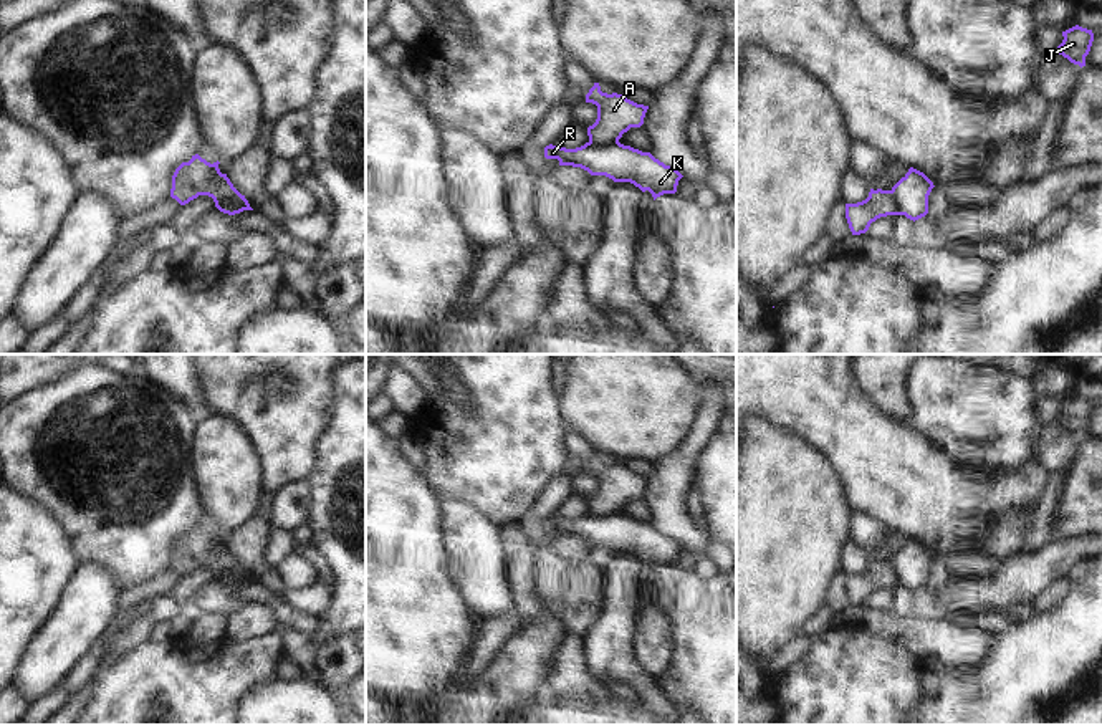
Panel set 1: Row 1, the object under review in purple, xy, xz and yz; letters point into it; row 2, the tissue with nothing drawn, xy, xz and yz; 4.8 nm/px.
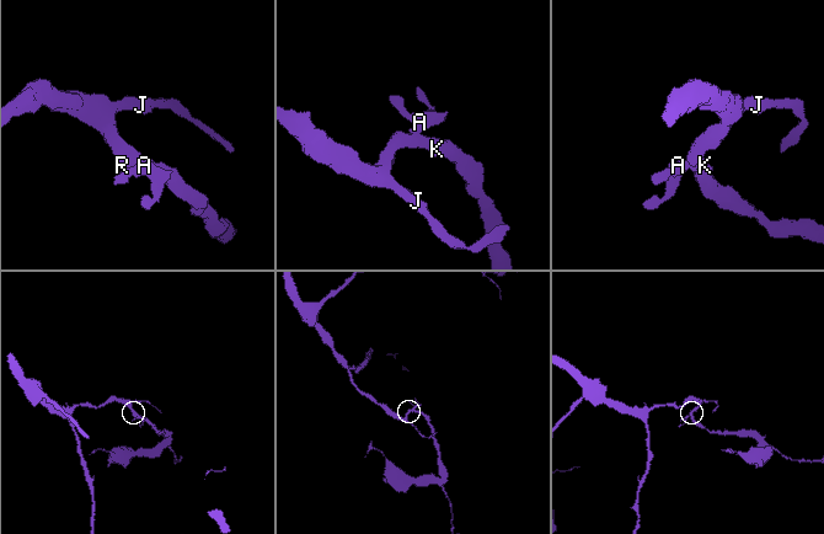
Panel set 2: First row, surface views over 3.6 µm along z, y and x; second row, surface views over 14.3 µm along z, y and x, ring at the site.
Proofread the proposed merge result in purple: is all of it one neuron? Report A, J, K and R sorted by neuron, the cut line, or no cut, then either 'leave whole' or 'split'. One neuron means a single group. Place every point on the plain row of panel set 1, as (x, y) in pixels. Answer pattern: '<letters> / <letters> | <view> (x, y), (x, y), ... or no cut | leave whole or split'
A / J K R | xz (618, 510), (589, 513) | split

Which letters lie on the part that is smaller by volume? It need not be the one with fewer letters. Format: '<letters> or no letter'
A

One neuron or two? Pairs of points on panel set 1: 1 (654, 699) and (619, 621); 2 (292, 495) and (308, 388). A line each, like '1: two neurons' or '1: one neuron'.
1: one neuron
2: two neurons

